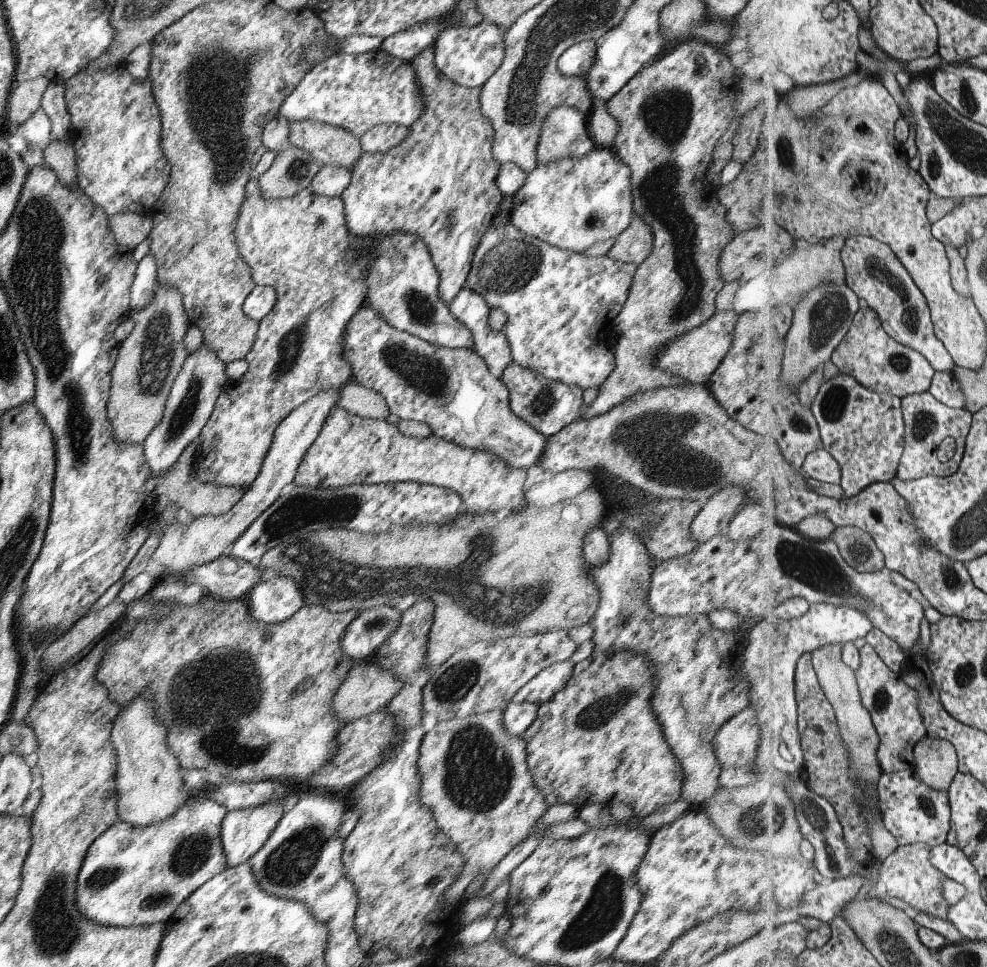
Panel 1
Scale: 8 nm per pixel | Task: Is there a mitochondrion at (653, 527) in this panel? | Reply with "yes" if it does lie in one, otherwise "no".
no

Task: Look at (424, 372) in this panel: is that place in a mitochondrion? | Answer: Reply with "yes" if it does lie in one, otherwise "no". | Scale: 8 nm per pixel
yes

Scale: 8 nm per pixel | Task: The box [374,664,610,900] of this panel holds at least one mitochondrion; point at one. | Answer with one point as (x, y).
(478, 772)

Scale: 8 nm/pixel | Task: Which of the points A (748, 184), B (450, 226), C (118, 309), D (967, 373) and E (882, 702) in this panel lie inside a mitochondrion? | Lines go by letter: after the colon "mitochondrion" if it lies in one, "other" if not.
A: other
B: mitochondrion
C: other
D: other
E: mitochondrion

